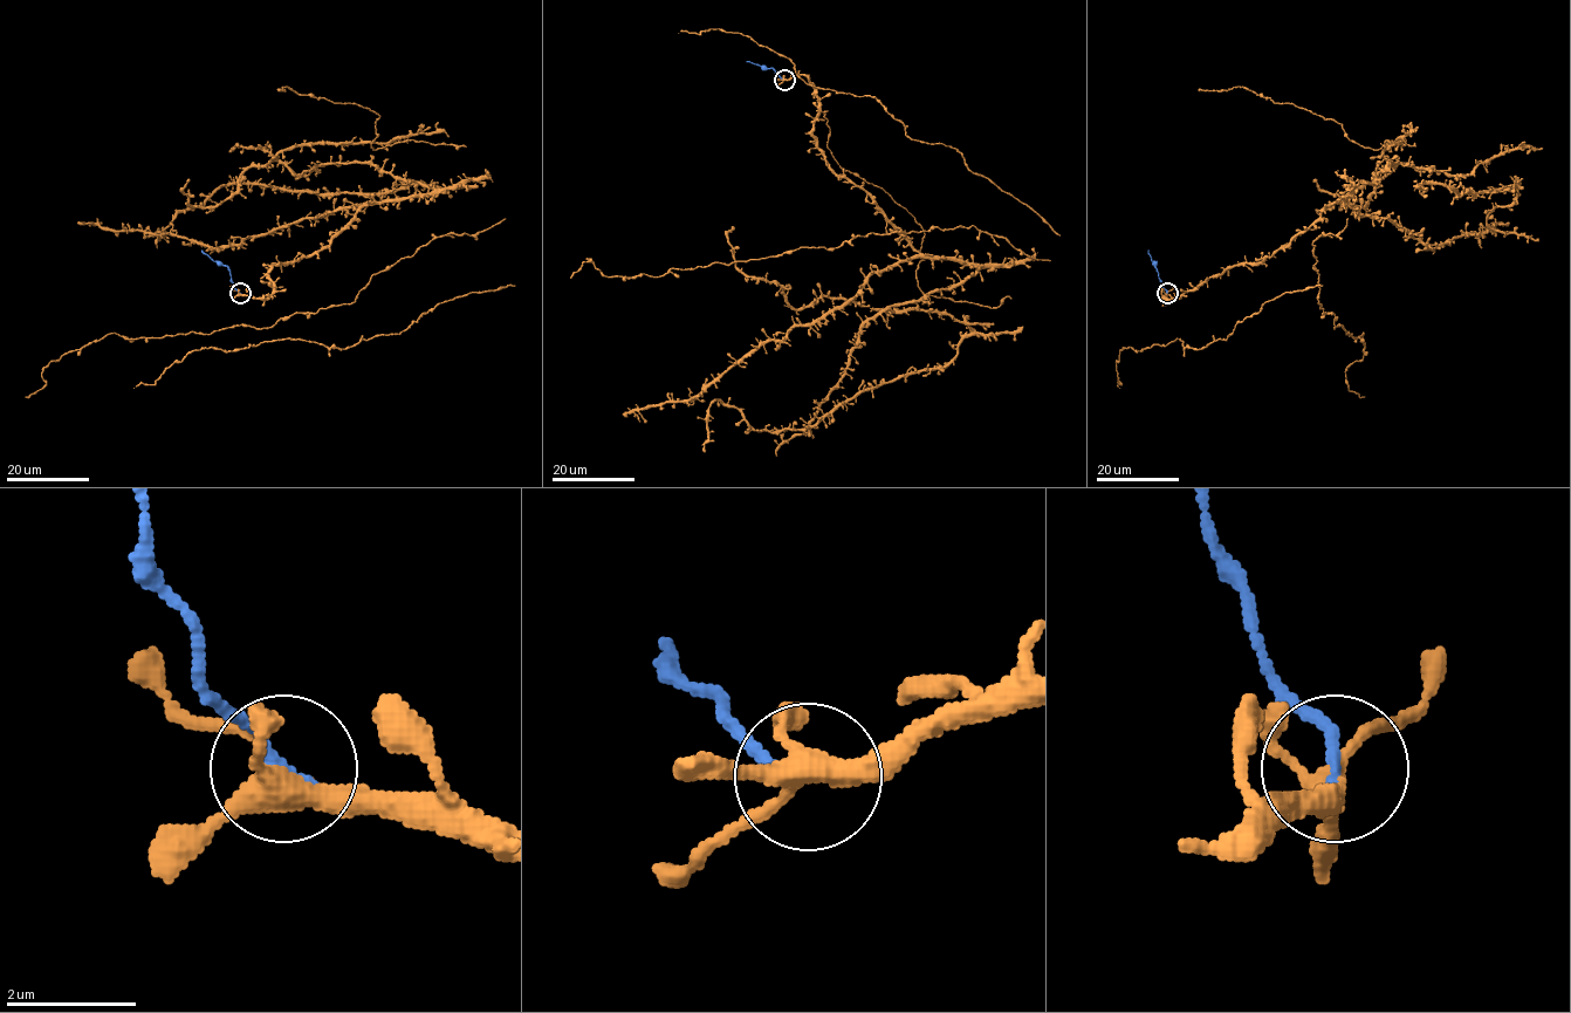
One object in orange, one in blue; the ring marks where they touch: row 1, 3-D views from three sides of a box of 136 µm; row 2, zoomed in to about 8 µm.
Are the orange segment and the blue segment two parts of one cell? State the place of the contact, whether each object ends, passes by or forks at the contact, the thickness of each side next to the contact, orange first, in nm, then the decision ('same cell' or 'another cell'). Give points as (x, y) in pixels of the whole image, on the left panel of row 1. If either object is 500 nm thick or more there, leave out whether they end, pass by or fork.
at (240, 293); orange forks there; blue ends there; 340 nm thick on the orange side, 200 nm on the other; another cell

